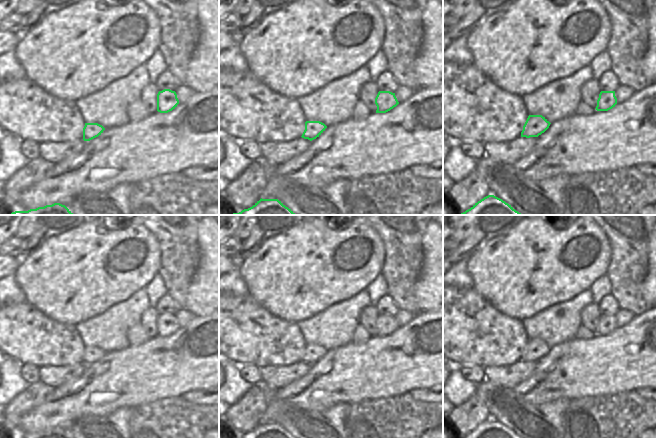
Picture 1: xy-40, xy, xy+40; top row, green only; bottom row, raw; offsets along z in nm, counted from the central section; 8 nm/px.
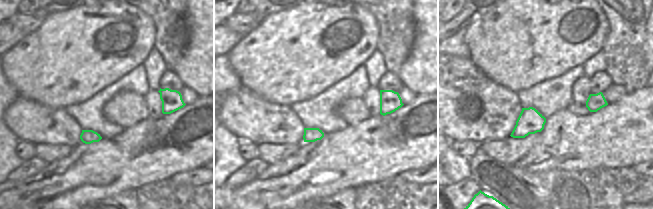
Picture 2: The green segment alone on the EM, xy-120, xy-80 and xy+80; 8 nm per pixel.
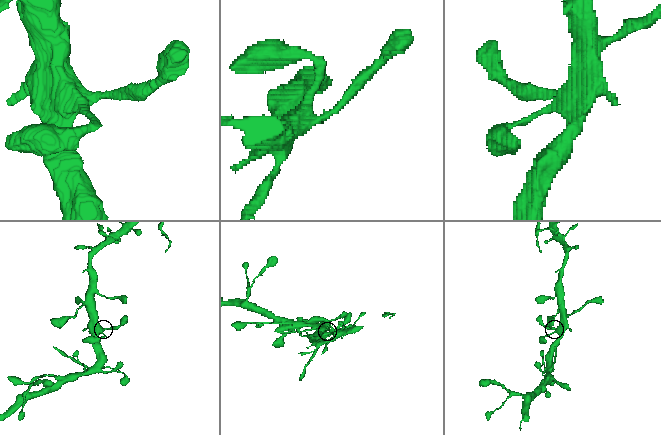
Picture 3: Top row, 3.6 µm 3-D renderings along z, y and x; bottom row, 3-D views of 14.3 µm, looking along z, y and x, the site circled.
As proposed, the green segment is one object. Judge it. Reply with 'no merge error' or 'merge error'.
no merge error

